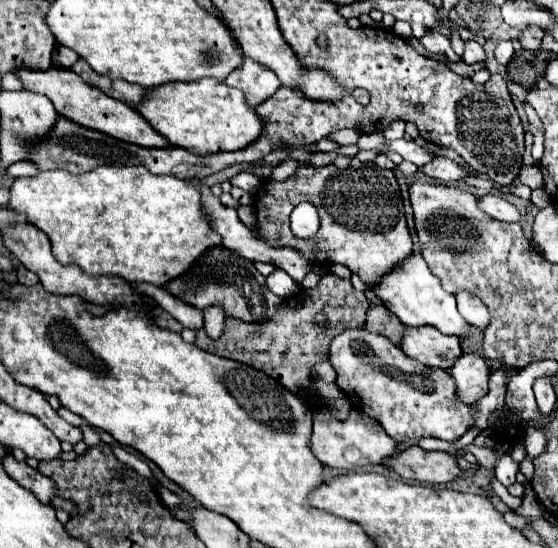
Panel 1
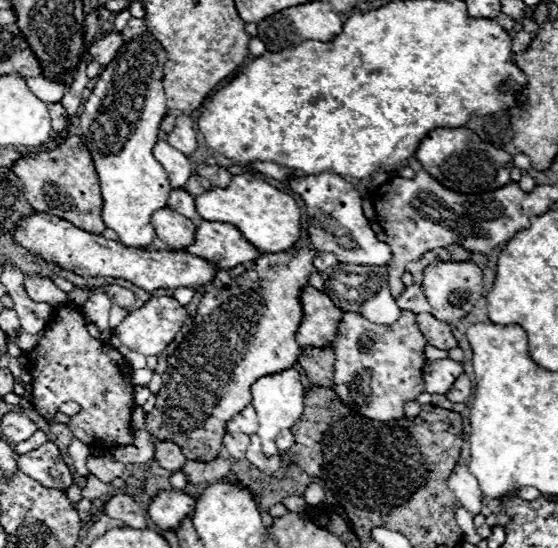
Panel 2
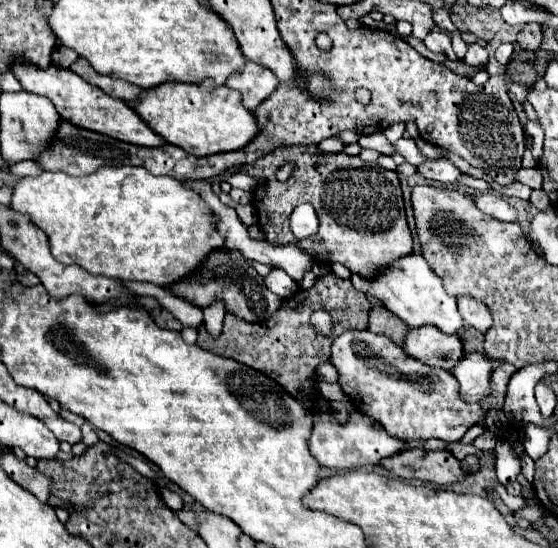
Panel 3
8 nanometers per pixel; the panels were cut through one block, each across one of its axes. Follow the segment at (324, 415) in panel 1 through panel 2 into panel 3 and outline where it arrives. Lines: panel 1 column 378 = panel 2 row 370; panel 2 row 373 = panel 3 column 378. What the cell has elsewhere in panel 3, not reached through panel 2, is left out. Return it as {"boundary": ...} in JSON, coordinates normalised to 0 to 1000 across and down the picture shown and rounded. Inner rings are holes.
{"boundary":[[[566,752],[563,755],[556,825],[573,843],[573,850],[634,858],[642,850],[677,847],[685,836],[706,832],[720,818],[724,818],[720,803],[703,799],[674,766],[667,766],[663,759],[652,759],[649,752],[631,752],[620,774],[606,774],[591,752]]]}

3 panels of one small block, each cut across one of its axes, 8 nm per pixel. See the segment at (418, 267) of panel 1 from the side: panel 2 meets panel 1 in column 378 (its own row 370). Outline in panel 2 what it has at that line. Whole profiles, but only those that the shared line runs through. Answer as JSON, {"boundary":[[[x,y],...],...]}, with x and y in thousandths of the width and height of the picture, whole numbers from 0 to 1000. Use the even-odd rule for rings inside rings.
{"boundary":[[[516,672],[498,682],[480,682],[473,690],[462,690],[459,701],[452,701],[452,741],[462,755],[462,788],[459,792],[470,803],[470,825],[477,832],[498,828],[491,799],[505,781],[523,781],[530,774],[530,766],[541,759],[545,723],[548,723],[548,708],[545,708],[541,686],[530,672]]]}

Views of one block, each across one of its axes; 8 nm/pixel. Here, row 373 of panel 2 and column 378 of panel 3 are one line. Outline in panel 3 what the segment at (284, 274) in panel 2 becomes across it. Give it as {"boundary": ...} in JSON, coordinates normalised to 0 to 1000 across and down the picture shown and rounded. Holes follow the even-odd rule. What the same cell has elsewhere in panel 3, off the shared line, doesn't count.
{"boundary":[[[566,266],[495,270],[484,281],[477,281],[473,288],[459,292],[455,299],[444,299],[444,307],[434,310],[434,314],[444,314],[448,321],[455,321],[462,328],[462,339],[455,347],[459,369],[452,369],[452,372],[459,380],[466,423],[470,423],[473,438],[484,445],[502,445],[502,449],[527,445],[527,449],[534,449],[566,482],[584,482],[584,474],[591,482],[609,478],[627,496],[634,496],[656,511],[670,511],[703,478],[738,464],[738,427],[731,420],[731,405],[728,405],[728,391],[724,391],[724,361],[720,361],[713,321],[703,310],[681,307],[674,296],[649,296],[642,285],[620,285],[620,281],[602,281],[588,296],[577,296],[566,303],[563,288],[570,281],[573,281],[573,274]],[[520,292],[530,296],[530,310],[523,314],[523,321],[513,332],[498,332],[491,325],[495,307],[505,303],[509,296],[520,296]],[[541,369],[552,369],[566,380],[566,387],[573,394],[573,416],[563,431],[534,438],[534,434],[527,434],[527,427],[520,420],[520,391]]]}

